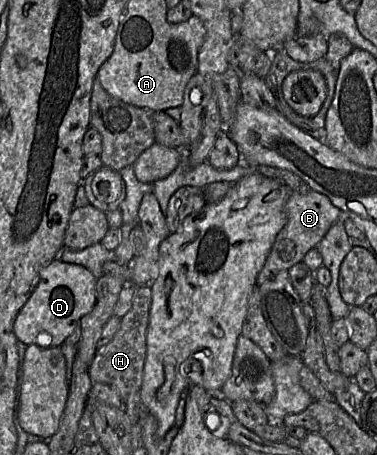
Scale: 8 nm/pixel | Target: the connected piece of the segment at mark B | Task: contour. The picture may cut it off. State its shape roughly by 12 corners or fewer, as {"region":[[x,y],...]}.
{"region":[[310,190],[291,192],[287,222],[258,286],[301,262],[347,216]]}

